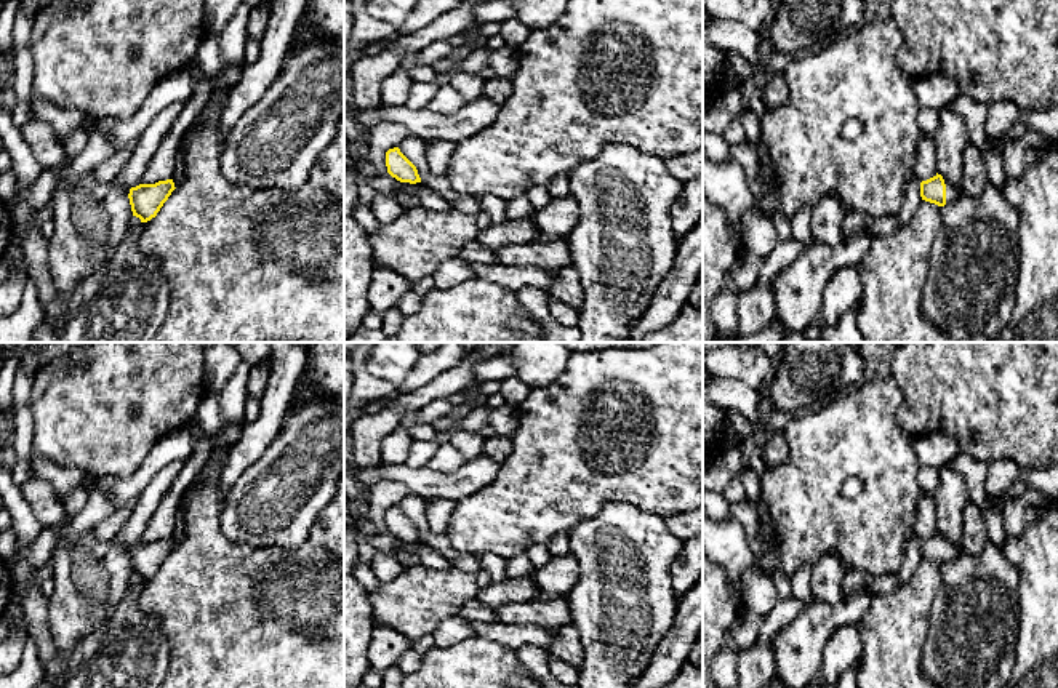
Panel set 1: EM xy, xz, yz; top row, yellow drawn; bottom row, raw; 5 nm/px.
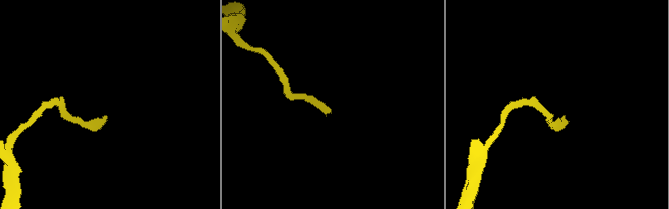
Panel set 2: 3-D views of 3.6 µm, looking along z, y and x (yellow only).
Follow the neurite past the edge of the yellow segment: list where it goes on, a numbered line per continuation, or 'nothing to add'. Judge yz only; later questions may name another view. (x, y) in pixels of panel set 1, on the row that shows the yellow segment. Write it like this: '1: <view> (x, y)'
1: yz (953, 192)

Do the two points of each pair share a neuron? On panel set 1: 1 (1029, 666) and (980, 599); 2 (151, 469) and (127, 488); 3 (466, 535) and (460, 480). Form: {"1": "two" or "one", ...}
{"1": "two", "2": "one", "3": "two"}

